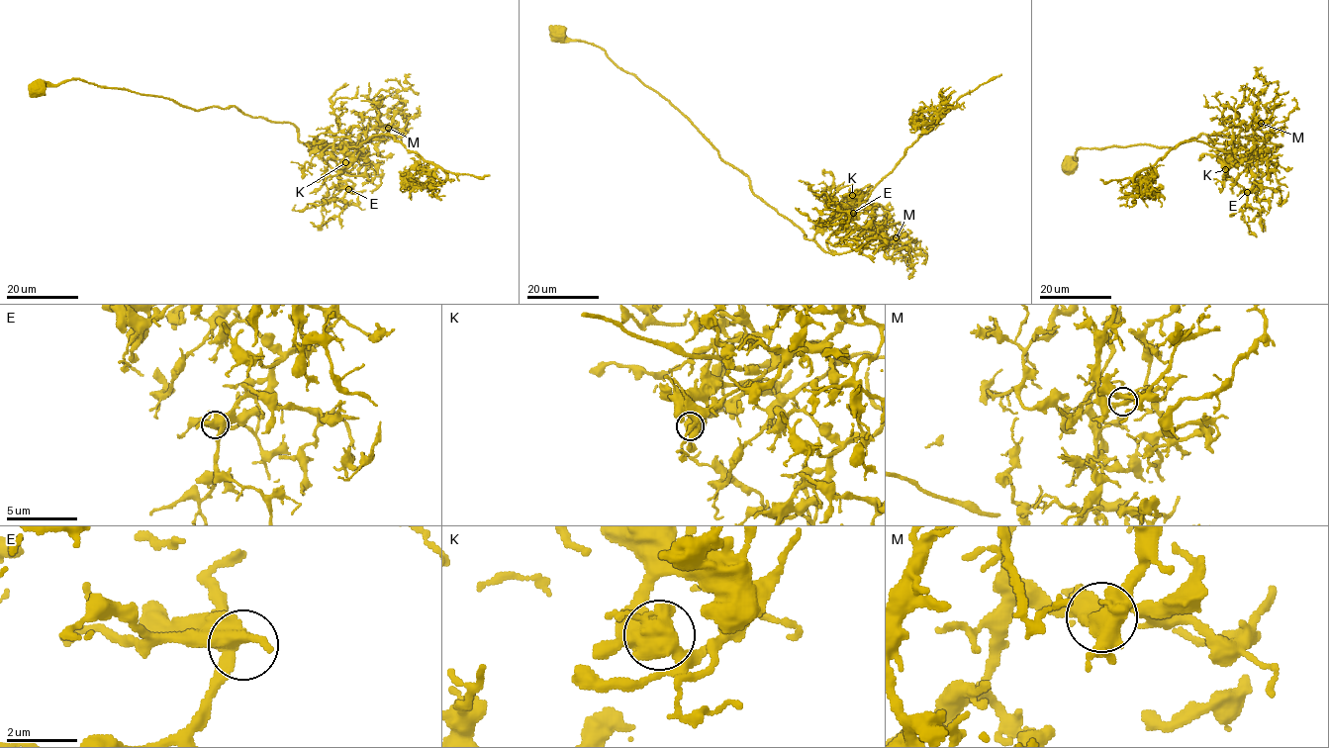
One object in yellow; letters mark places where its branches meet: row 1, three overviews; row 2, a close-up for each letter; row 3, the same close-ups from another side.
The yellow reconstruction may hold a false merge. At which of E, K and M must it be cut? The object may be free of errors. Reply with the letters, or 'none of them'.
K

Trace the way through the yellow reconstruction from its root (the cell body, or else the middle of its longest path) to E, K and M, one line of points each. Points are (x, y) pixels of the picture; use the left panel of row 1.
E: (37, 88), (81, 79), (194, 110), (235, 107), (291, 123), (301, 141), (324, 145), (321, 156), (348, 189)
K: (37, 88), (79, 79), (196, 110), (235, 107), (291, 123), (301, 141), (332, 143), (351, 157), (345, 162)
M: (37, 88), (79, 79), (196, 110), (235, 107), (291, 123), (304, 142), (357, 144), (379, 126), (388, 128)

